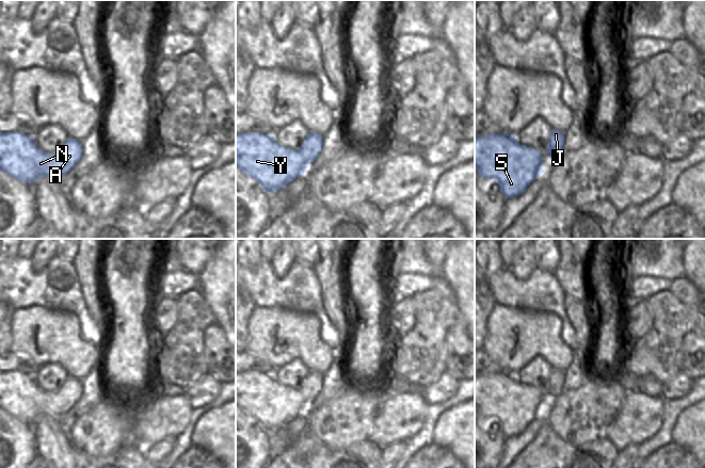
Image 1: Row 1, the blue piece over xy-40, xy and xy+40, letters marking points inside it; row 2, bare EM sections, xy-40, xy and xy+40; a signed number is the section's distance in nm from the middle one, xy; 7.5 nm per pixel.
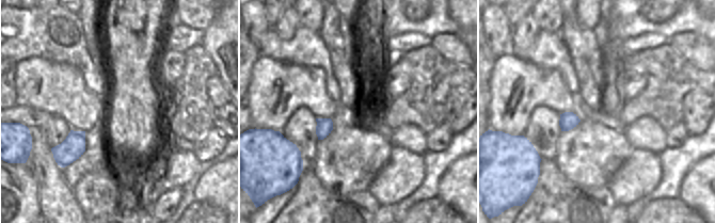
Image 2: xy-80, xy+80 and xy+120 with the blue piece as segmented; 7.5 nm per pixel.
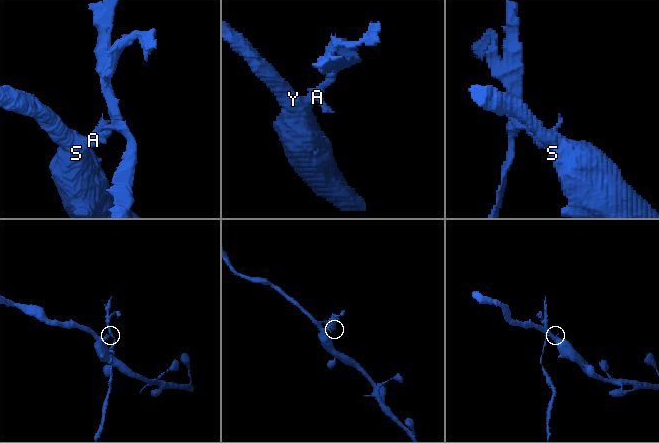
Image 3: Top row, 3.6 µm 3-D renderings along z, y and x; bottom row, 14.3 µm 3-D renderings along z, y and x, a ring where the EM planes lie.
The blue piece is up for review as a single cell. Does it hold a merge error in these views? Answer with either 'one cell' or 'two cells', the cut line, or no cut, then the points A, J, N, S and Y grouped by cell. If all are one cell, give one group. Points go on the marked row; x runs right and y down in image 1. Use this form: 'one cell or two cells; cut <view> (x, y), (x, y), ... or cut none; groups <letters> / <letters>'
one cell; cut none; groups A J N S Y

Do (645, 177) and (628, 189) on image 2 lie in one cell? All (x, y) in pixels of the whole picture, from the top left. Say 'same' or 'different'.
same

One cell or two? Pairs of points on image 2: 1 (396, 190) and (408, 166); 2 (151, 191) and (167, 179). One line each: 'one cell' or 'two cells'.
1: one cell
2: one cell

